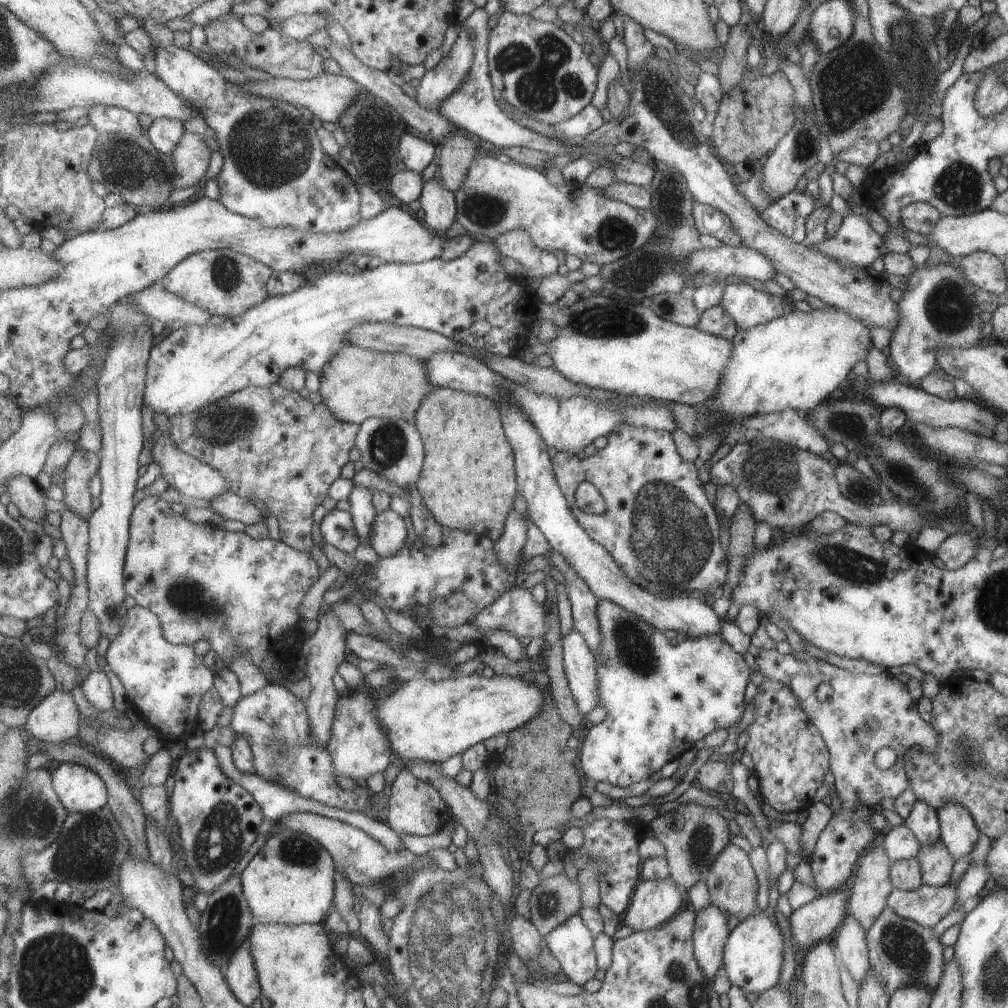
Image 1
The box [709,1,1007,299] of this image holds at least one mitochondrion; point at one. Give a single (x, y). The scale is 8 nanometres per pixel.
(854, 85)

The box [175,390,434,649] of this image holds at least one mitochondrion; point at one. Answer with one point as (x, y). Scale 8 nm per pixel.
(226, 426)

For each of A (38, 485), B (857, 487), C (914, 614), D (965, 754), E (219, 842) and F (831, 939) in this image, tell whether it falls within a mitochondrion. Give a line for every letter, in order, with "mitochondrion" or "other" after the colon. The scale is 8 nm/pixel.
A: other
B: mitochondrion
C: other
D: mitochondrion
E: mitochondrion
F: other

